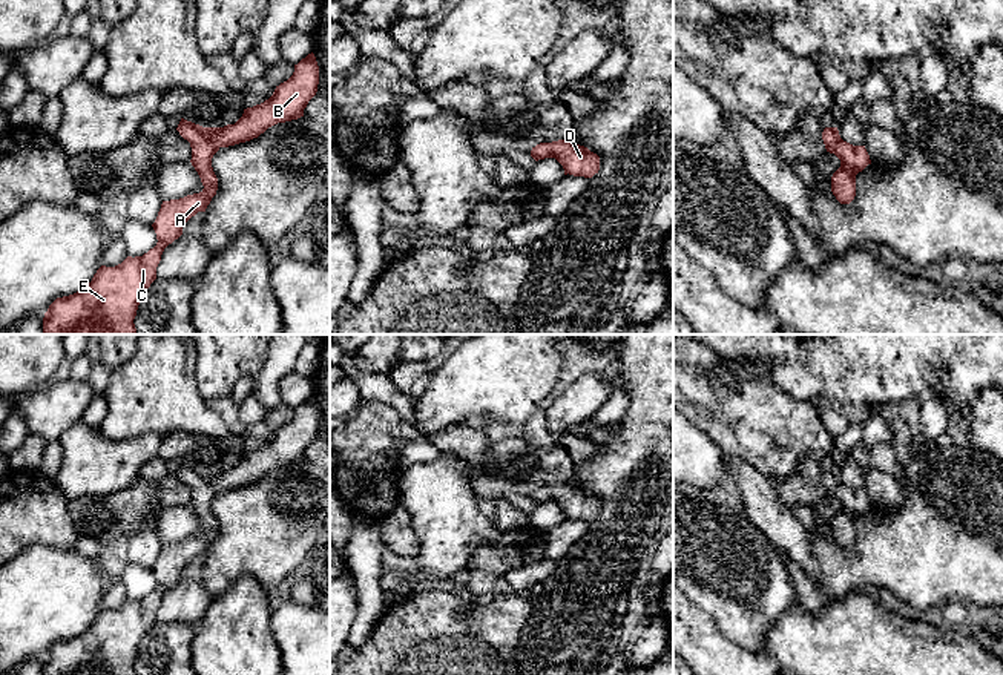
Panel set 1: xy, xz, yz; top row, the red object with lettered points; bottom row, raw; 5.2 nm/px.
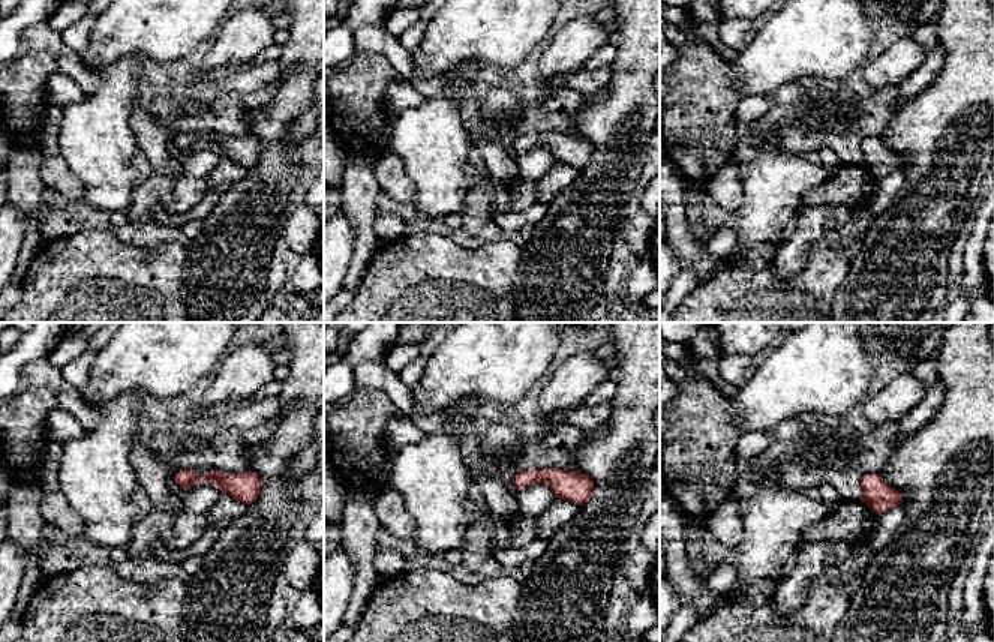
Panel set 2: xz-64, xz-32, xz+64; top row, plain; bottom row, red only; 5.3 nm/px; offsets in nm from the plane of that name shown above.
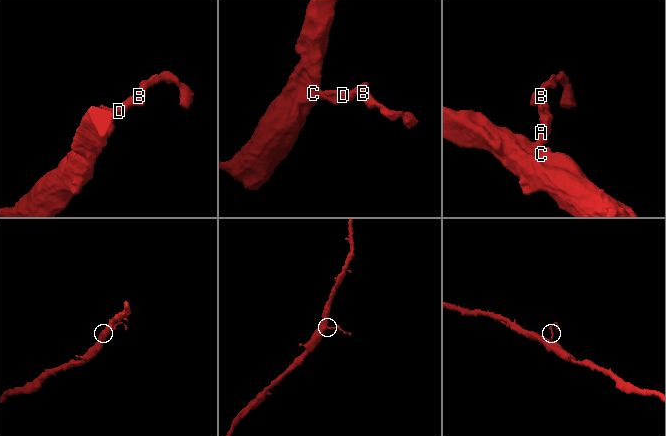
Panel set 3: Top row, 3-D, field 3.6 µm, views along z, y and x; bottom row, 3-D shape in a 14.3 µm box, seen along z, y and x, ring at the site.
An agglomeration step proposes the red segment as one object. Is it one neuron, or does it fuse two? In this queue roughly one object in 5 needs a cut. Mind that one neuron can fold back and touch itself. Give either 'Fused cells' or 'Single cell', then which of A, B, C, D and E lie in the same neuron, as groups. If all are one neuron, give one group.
Single cell. Groups: A B C D E

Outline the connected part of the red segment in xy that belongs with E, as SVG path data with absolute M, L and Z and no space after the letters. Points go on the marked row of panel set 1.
M308 54L294 64L293 75L276 86L273 95L261 104L244 109L242 117L235 124L224 127L202 127L181 118L176 130L190 143L192 166L198 172L204 189L199 193L179 199L163 201L155 222L156 245L143 256L127 256L115 267L101 265L92 281L81 290L69 296L57 298L43 318L44 334L138 334L133 319L140 301L150 284L156 279L156 267L164 249L183 235L184 224L198 212L206 212L218 190L218 178L212 167L212 158L221 147L250 141L264 133L268 127L304 117L304 109L316 95L319 84L319 66L314 54Z

